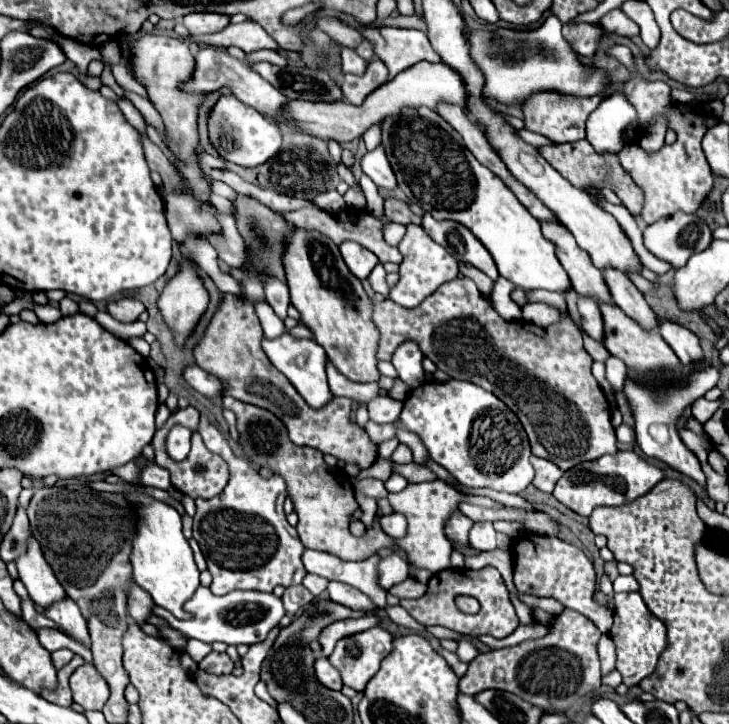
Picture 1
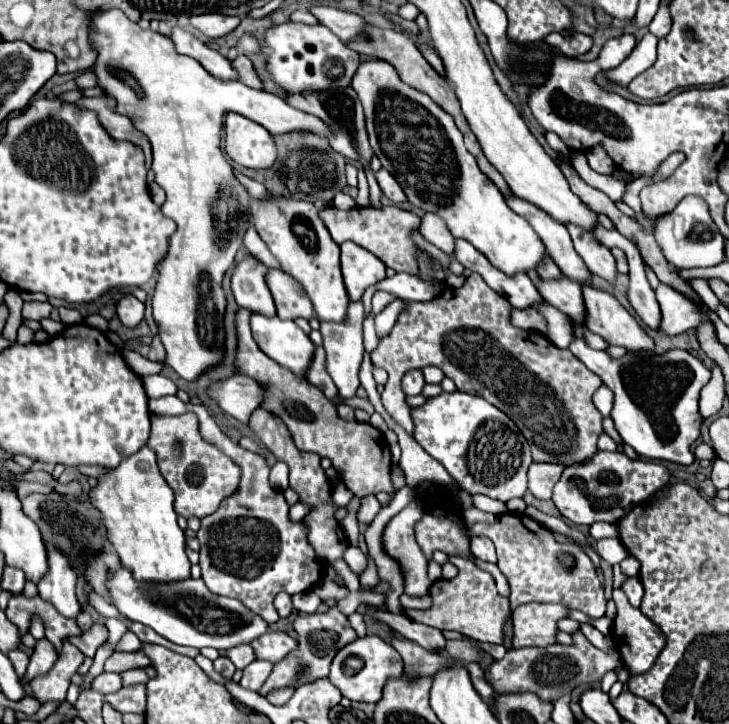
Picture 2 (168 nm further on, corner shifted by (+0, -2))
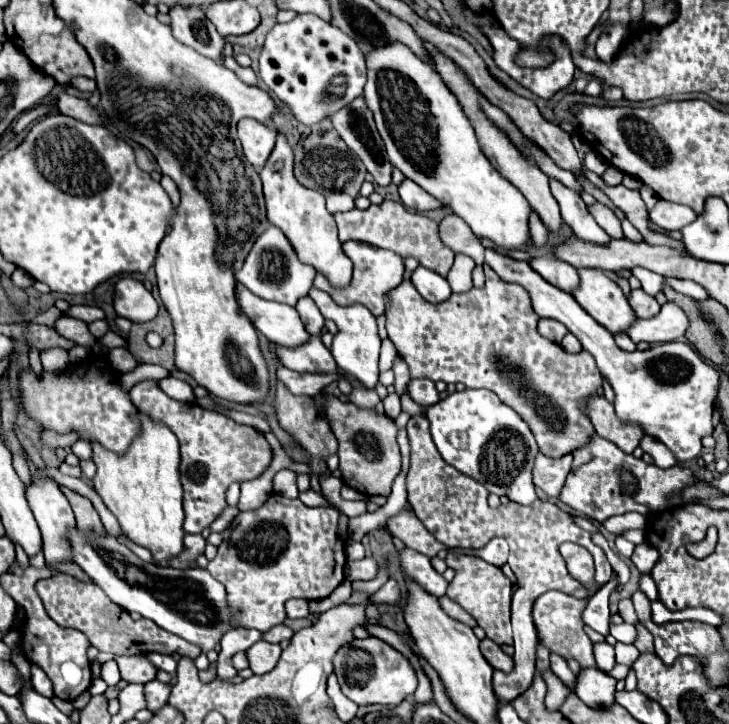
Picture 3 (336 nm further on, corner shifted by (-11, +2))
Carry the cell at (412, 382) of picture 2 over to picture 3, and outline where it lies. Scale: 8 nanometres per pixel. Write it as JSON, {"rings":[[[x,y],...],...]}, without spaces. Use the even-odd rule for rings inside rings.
{"rings":[[[416,379],[410,383],[410,397],[422,405],[424,409],[428,405],[434,405],[438,401],[438,391],[436,391],[436,385],[434,381],[428,381],[428,379]]]}

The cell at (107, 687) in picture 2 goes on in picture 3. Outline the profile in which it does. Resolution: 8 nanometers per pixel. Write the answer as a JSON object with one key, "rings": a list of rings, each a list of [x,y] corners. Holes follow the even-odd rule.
{"rings":[[[118,657],[120,675],[126,683],[148,683],[156,677],[156,667],[148,663],[144,657]]]}

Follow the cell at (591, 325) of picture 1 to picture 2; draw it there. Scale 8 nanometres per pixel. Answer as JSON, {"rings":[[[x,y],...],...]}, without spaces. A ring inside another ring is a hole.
{"rings":[[[561,275],[557,279],[541,279],[537,283],[539,293],[549,301],[555,309],[561,309],[565,315],[577,317],[577,321],[585,319],[585,307],[581,297],[581,285]]]}

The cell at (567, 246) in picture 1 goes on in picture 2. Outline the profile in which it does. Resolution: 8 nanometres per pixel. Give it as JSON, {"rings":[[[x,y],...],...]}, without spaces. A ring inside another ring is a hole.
{"rings":[[[505,195],[505,201],[515,213],[519,213],[521,217],[525,217],[531,223],[531,227],[543,241],[549,257],[557,263],[557,267],[561,269],[563,275],[567,275],[579,283],[589,281],[591,273],[589,273],[589,269],[585,269],[585,263],[577,257],[577,251],[573,249],[573,243],[571,243],[571,237],[569,237],[565,225],[557,223],[551,215],[543,213],[543,209],[531,205],[529,201],[525,201],[517,195]]]}

